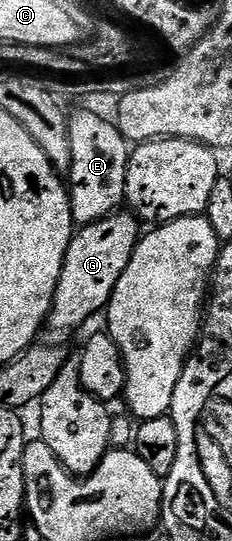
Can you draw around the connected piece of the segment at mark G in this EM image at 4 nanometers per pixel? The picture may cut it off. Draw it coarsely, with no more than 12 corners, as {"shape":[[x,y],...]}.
{"shape":[[125,210],[74,231],[48,327],[104,313],[137,249]]}

